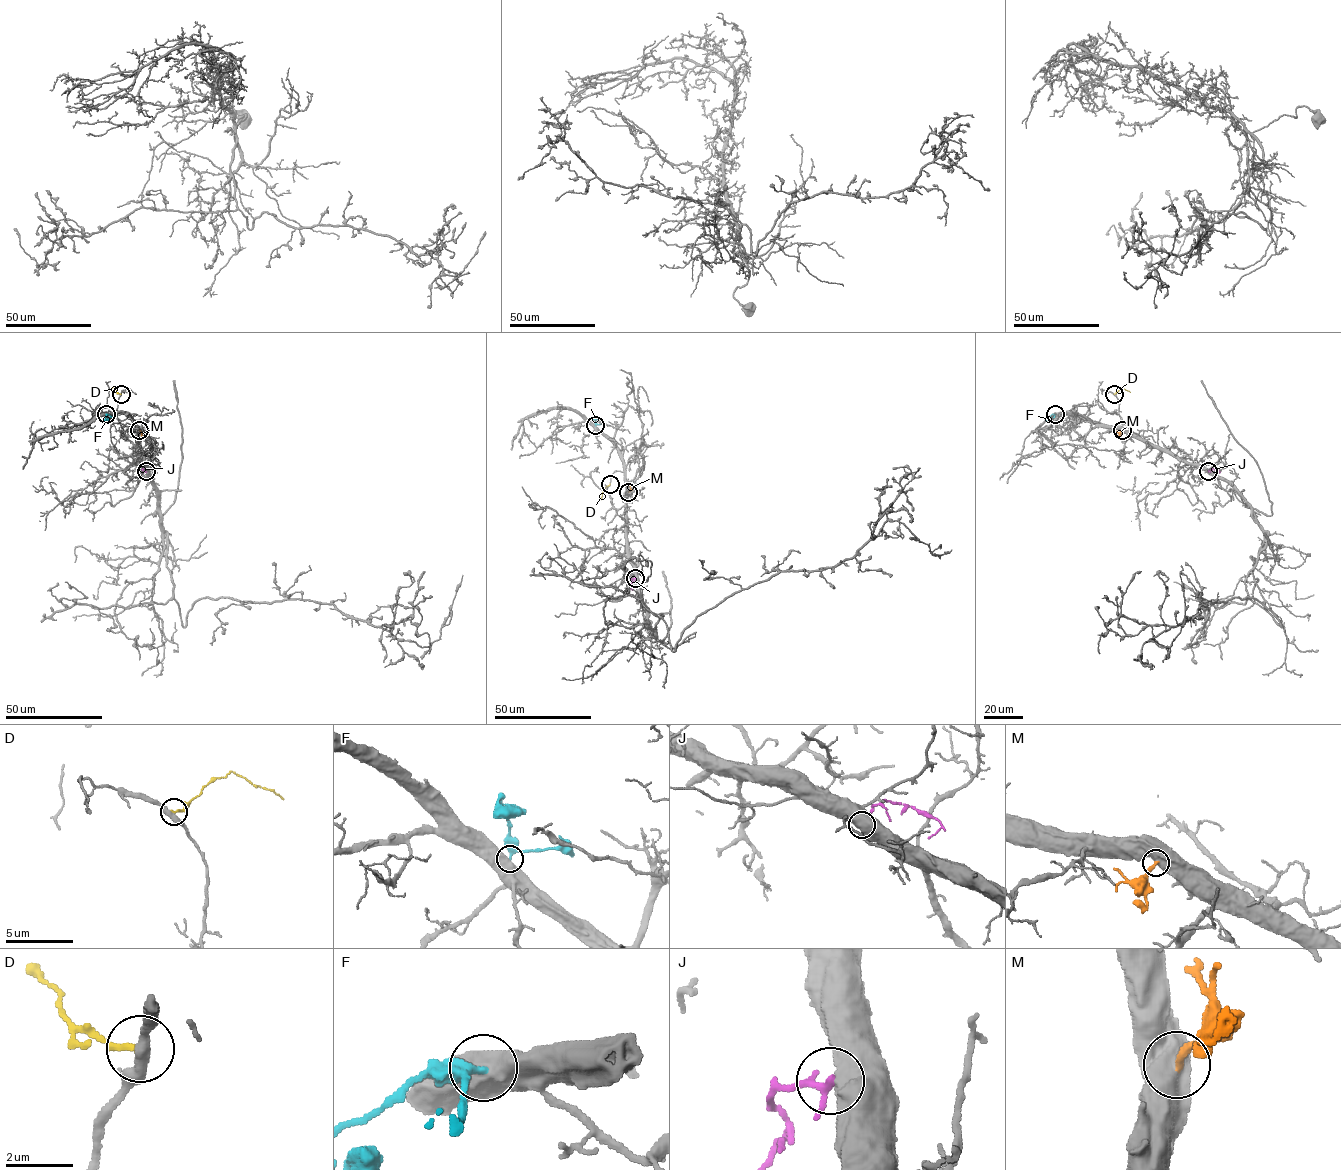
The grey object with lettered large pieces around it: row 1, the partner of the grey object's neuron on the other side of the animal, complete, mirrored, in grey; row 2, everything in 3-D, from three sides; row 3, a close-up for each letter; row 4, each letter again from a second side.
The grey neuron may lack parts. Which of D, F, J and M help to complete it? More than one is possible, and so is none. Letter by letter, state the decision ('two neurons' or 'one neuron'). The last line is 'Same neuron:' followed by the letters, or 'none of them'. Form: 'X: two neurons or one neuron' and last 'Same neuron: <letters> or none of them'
D: two neurons
F: two neurons
J: two neurons
M: two neurons
Same neuron: none of them

